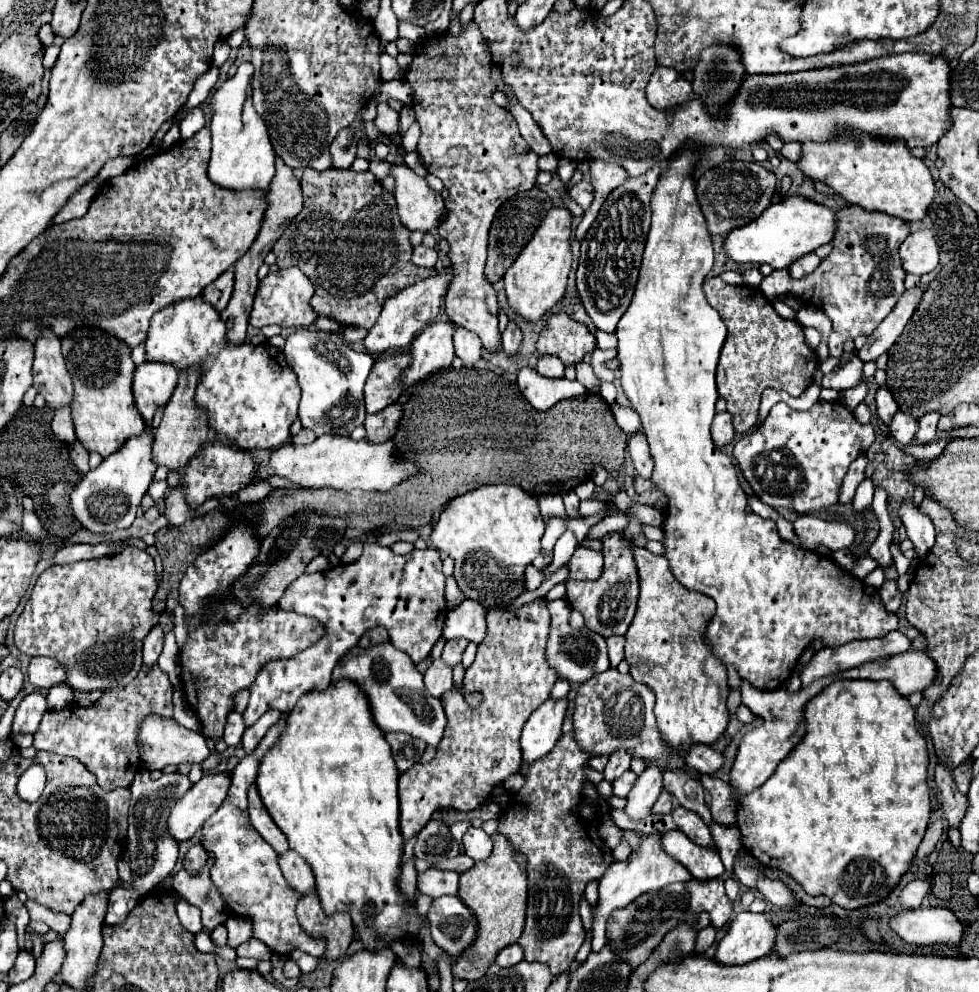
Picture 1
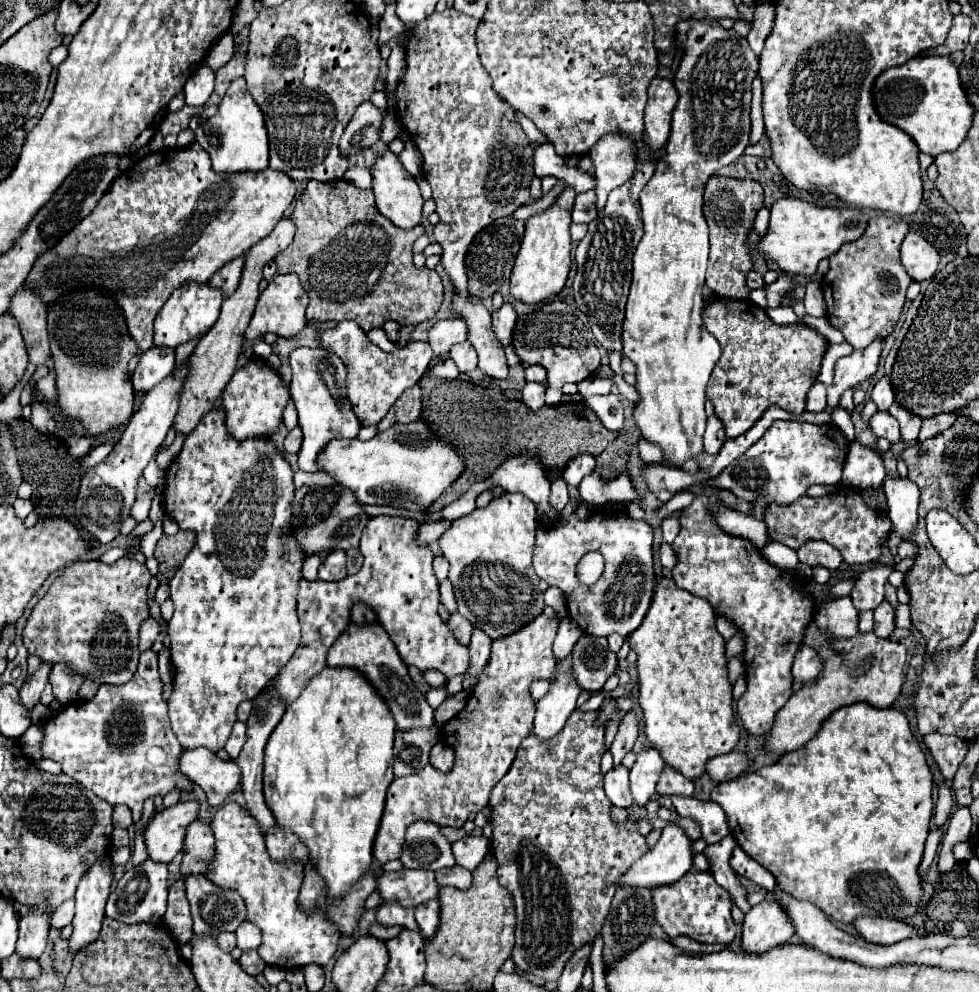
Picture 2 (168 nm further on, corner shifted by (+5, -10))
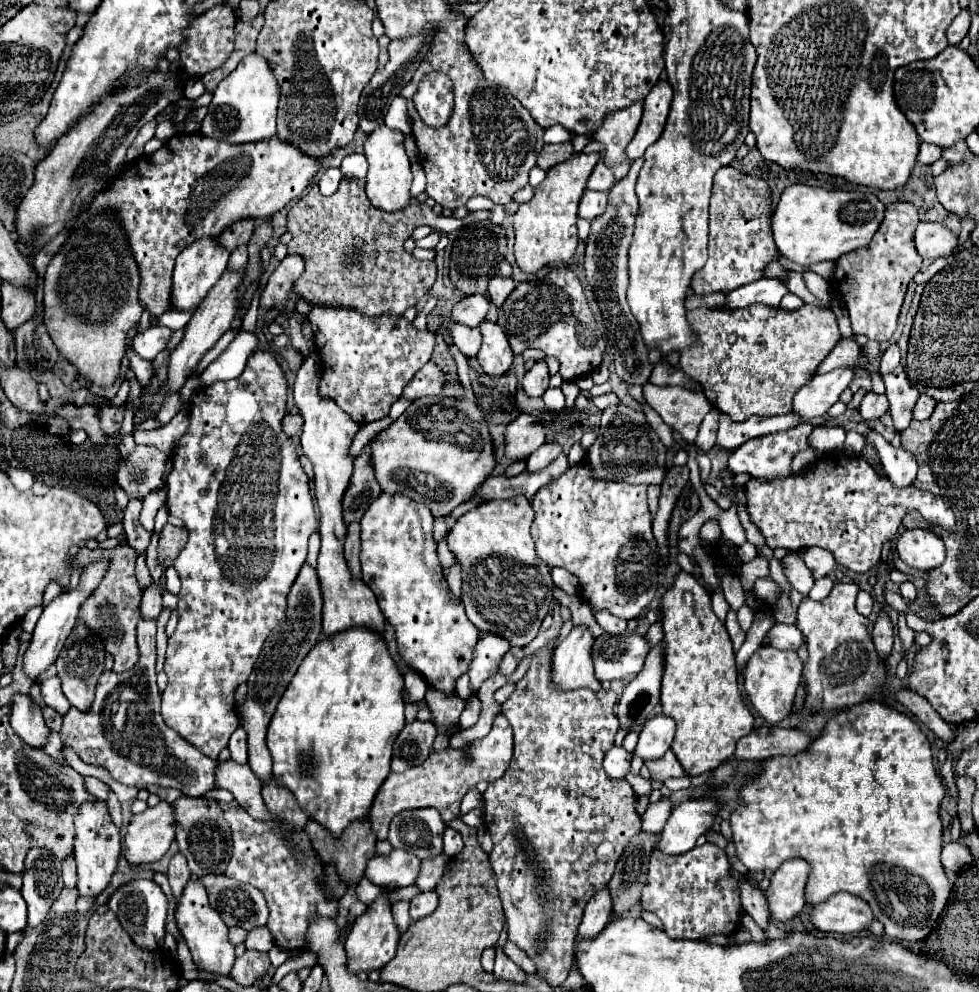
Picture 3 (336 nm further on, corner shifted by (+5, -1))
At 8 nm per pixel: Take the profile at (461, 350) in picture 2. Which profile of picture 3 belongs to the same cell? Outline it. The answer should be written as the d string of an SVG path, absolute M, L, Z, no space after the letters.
M450 324L448 330L450 330L450 336L452 336L452 342L458 346L458 350L464 356L474 358L478 354L480 342L482 342L478 328L470 328L470 326L462 326L462 324Z

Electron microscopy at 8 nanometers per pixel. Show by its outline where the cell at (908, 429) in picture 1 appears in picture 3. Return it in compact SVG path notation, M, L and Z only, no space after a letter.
M868 392L864 396L864 400L860 402L860 416L864 420L880 420L882 416L888 414L888 408L890 408L890 404L888 404L886 396Z

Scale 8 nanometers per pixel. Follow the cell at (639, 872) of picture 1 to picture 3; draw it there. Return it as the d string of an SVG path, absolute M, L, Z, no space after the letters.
M708 800L682 802L672 810L654 848L668 856L678 856L692 850L696 840L712 826L716 810L718 808Z

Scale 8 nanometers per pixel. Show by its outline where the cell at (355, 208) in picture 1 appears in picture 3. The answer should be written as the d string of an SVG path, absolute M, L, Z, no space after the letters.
M344 178L332 196L322 196L318 186L312 184L288 212L286 230L292 234L288 254L298 254L306 262L306 270L294 292L314 306L354 308L374 320L384 314L402 316L418 304L438 278L434 262L416 260L404 250L404 242L412 236L414 228L430 224L430 228L438 230L456 230L488 220L490 212L478 210L471 211L465 219L446 218L434 214L426 204L412 202L400 214L390 214L370 204L364 186L362 178Z

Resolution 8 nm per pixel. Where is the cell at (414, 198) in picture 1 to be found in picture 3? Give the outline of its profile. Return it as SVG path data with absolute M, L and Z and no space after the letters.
M380 126L364 142L364 154L368 158L366 194L376 208L386 210L386 212L400 212L412 202L412 194L410 194L412 170L410 170L410 160L404 152L402 140L404 140L404 136L398 130L390 130L386 126Z

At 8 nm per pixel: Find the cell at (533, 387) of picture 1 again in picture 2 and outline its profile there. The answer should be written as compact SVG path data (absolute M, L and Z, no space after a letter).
M526 383L526 387L522 389L524 405L528 405L532 411L538 411L544 405L544 391L546 387L542 383Z

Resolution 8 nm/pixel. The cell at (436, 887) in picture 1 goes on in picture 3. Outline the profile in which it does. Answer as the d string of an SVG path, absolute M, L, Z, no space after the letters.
M392 850L388 856L374 856L366 866L366 878L388 890L414 884L418 872L420 860L404 850Z

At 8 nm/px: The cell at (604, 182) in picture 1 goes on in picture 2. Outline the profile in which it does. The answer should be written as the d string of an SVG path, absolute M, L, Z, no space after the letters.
M622 133L606 135L590 149L590 157L596 177L596 207L602 209L610 191L624 185L636 171L638 159L634 157L634 139Z

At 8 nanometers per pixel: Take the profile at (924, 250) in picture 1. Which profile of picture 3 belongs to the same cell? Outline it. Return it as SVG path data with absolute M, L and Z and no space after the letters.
M920 222L914 234L914 242L918 254L930 260L948 256L958 246L958 238L946 226L936 222Z

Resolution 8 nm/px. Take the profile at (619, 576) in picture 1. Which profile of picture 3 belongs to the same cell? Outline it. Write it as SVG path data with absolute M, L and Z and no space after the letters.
M586 462L568 468L556 482L542 488L532 508L536 518L532 522L532 538L536 552L548 566L560 566L578 578L578 594L592 610L608 610L618 618L632 620L652 602L658 588L658 544L652 534L652 514L646 504L646 486L632 486L626 482L596 480Z

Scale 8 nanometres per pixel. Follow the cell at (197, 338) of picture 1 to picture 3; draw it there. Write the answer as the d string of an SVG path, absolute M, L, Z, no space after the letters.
M210 238L202 242L194 242L194 246L188 246L178 258L174 266L174 284L172 284L172 310L176 312L192 312L200 306L200 302L206 298L210 288L222 278L226 266L228 266L226 250L218 246L218 240L210 242Z

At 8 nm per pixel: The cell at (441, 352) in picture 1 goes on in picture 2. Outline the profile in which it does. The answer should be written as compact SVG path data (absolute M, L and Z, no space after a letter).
M452 317L452 319L446 319L446 321L438 321L430 333L428 333L428 343L434 351L434 355L438 359L444 359L448 357L450 349L454 343L460 343L466 339L466 321L464 319L458 319L458 317Z

